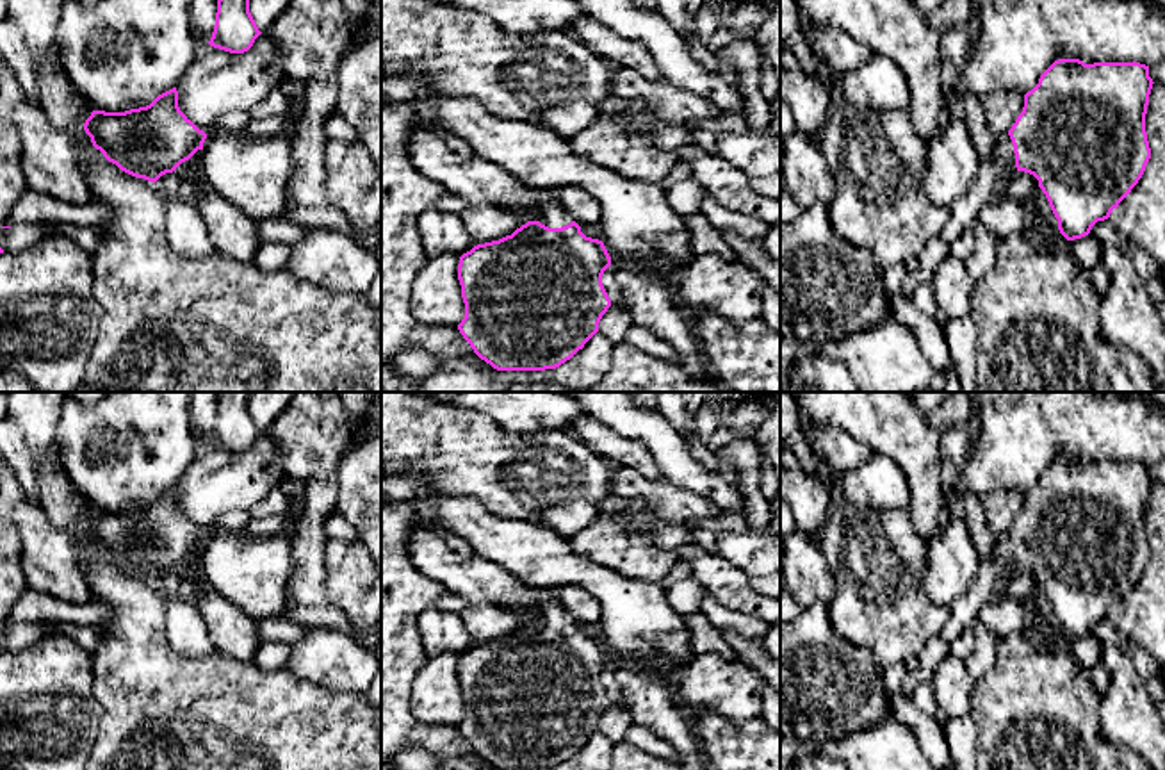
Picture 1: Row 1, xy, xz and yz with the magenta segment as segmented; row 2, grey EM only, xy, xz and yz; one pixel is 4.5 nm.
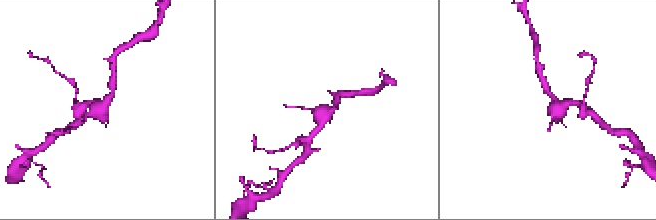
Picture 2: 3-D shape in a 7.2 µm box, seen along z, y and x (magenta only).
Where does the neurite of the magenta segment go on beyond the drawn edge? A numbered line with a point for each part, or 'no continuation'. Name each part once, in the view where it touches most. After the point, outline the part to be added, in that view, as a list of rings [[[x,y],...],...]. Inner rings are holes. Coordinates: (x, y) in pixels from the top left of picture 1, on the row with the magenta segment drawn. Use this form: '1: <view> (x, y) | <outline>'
1: yz (985, 186) | [[[1001,134],[998,135],[994,157],[980,160],[980,171],[969,191],[948,207],[949,217],[937,237],[949,244],[962,235],[978,219],[982,207],[998,198],[1001,182],[1014,171],[1017,168],[1012,139],[1008,134]]]

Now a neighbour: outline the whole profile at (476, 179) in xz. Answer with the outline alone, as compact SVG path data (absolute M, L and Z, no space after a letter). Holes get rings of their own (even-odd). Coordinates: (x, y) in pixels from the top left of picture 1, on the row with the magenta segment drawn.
M417 128L408 143L417 171L470 201L493 201L529 221L540 221L540 191L515 178L504 168L477 155L451 152L436 134Z

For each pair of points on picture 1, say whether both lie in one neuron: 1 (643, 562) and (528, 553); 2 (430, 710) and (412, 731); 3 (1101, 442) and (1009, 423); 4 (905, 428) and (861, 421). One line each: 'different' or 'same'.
1: different
2: different
3: same
4: same

